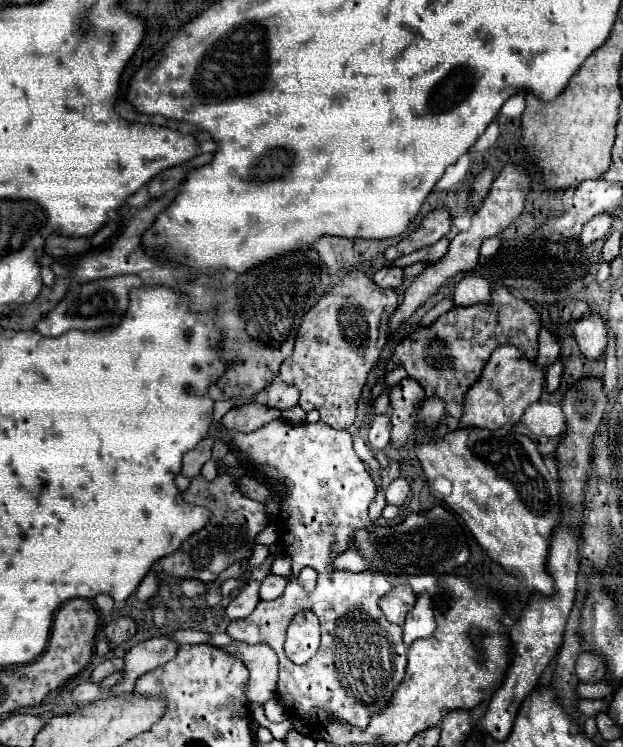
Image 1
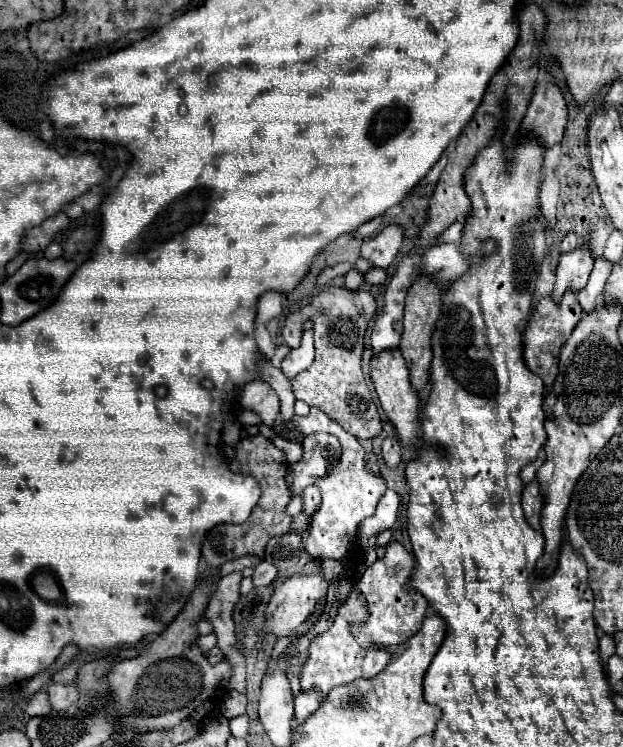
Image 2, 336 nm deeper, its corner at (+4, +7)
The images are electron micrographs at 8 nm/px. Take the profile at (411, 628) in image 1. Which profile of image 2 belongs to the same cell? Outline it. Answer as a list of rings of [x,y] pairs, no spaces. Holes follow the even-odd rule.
[[[532,481],[530,485],[524,487],[524,493],[522,493],[522,507],[524,507],[524,515],[526,515],[526,521],[528,525],[542,533],[542,527],[540,527],[540,509],[542,509],[542,495],[540,495],[540,487],[538,487],[538,481]]]

